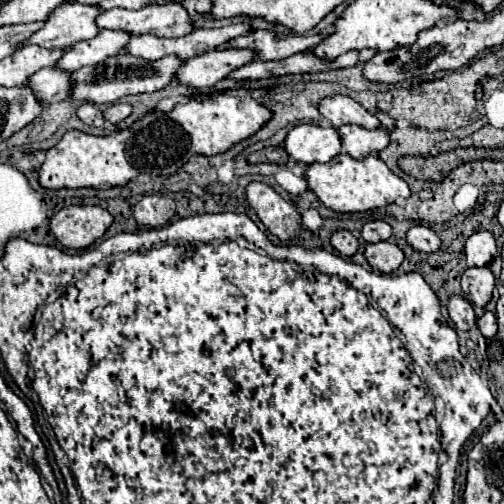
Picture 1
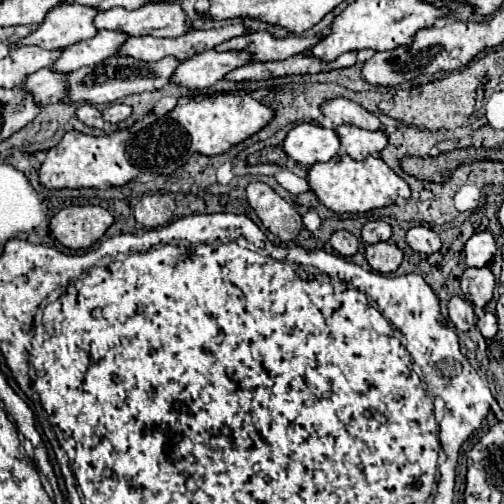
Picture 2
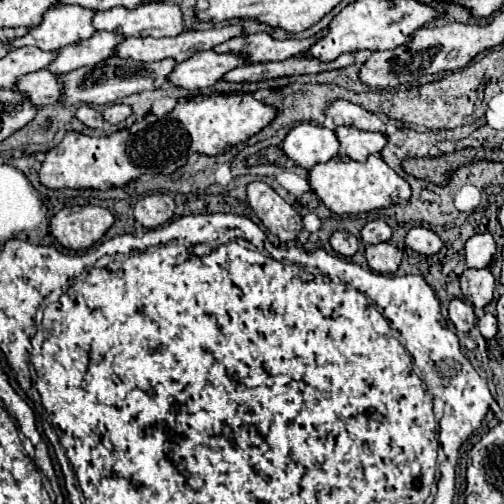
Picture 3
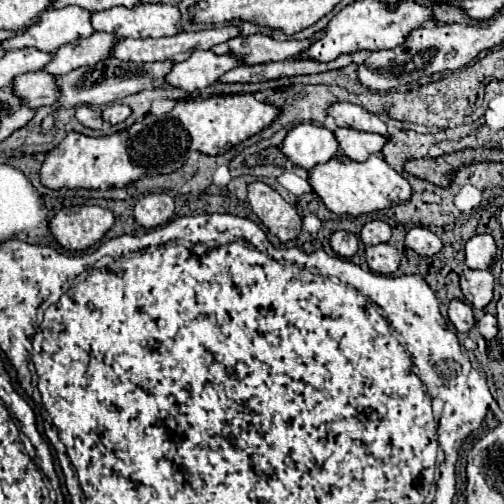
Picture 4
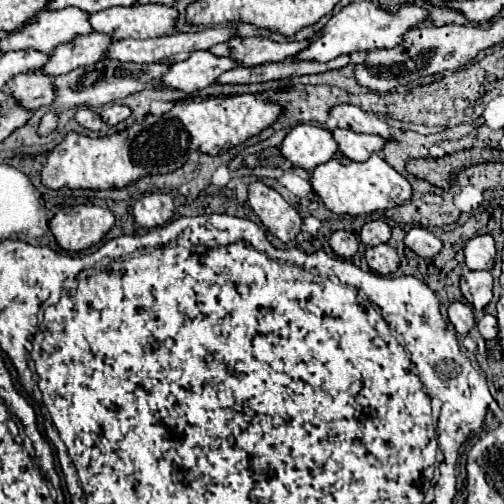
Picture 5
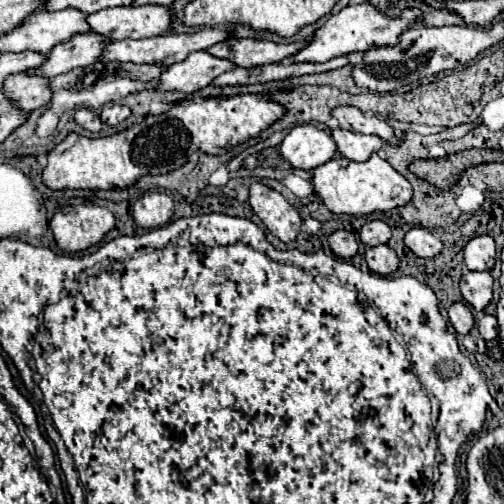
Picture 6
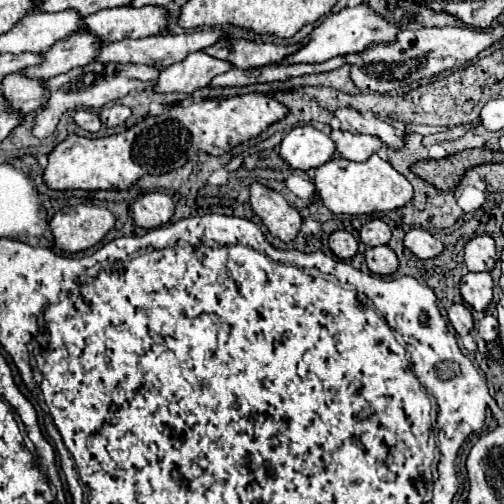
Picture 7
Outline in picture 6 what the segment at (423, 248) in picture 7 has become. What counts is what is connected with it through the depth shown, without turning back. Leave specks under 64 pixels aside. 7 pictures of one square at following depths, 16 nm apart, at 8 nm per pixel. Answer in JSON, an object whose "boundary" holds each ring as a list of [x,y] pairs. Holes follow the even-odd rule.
{"boundary":[[[412,228],[404,236],[406,248],[410,248],[418,258],[434,258],[442,252],[442,242],[426,228]]]}

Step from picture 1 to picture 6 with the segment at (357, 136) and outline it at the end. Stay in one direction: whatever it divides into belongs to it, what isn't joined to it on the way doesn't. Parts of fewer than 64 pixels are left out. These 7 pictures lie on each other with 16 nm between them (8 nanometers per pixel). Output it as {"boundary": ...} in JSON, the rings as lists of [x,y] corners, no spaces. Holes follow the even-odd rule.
{"boundary":[[[332,130],[332,138],[336,142],[336,148],[340,156],[354,160],[354,162],[366,162],[374,152],[382,148],[382,140],[378,136],[366,136],[366,134],[354,134],[348,130]]]}

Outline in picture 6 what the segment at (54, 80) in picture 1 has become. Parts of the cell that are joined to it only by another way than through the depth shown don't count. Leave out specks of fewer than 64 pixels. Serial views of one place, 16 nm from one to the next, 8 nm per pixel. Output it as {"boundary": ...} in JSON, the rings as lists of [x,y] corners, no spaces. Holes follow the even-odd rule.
{"boundary":[[[26,74],[8,76],[8,80],[4,80],[2,92],[8,96],[8,100],[12,100],[12,104],[16,104],[16,108],[24,108],[24,112],[34,112],[46,106],[52,98],[48,78]]]}

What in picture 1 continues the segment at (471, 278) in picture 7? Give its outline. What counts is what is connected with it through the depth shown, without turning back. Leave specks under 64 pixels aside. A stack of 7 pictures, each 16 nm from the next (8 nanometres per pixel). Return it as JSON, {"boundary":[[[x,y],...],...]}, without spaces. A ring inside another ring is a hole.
{"boundary":[[[488,266],[484,268],[468,268],[462,274],[462,292],[474,306],[486,306],[492,298],[494,290],[494,274]]]}

